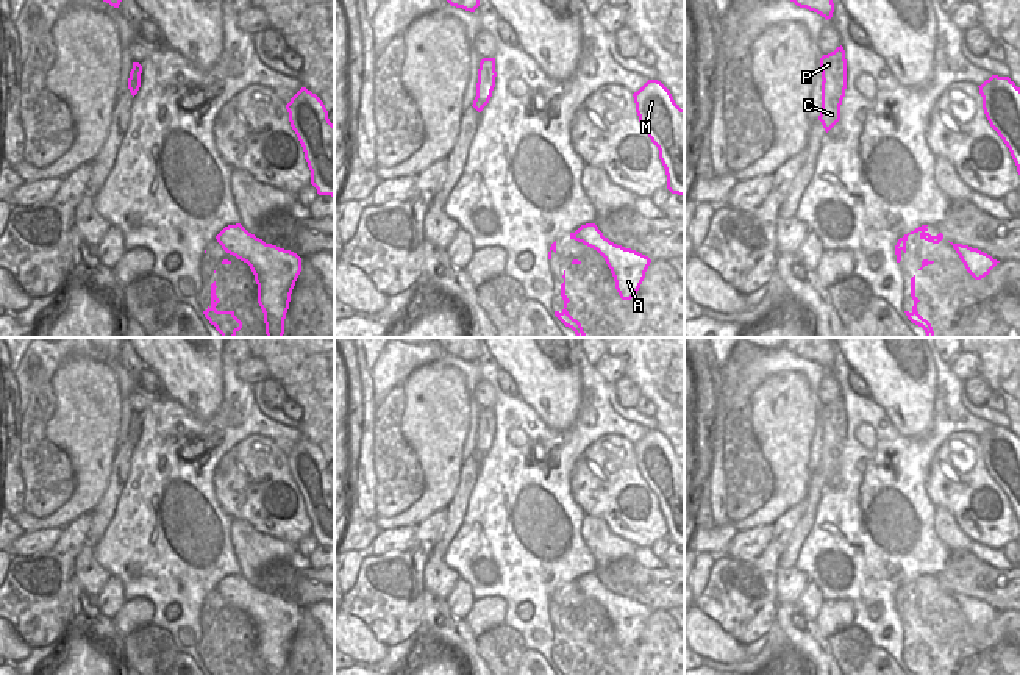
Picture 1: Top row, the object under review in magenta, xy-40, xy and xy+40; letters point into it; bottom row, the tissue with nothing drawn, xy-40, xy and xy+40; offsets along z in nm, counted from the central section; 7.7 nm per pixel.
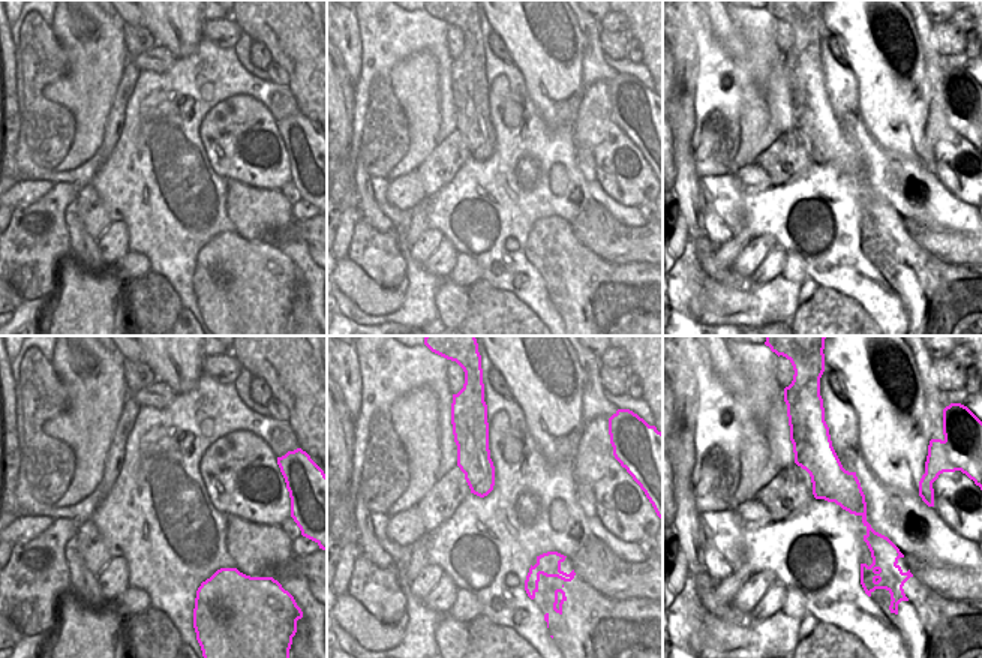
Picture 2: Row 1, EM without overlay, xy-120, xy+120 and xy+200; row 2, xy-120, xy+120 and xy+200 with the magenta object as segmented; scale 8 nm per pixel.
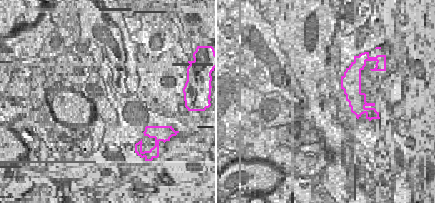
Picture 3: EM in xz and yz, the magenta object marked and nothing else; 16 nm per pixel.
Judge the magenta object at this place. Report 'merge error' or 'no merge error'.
merge error

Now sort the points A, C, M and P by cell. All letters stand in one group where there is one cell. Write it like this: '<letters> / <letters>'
A M / C P

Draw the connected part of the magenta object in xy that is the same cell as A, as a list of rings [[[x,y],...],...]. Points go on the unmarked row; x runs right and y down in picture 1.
[[[595,573],[581,575],[575,581],[584,595],[597,600],[606,611],[622,650],[631,650],[644,628],[651,609],[636,600],[611,592]]]

